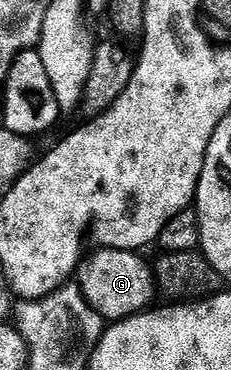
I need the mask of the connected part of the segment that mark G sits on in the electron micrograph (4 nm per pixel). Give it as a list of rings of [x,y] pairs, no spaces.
[[[103,249],[86,260],[81,271],[83,298],[105,321],[118,321],[141,315],[154,304],[151,302],[157,296],[157,280],[152,264],[147,264],[143,257],[133,251]]]

